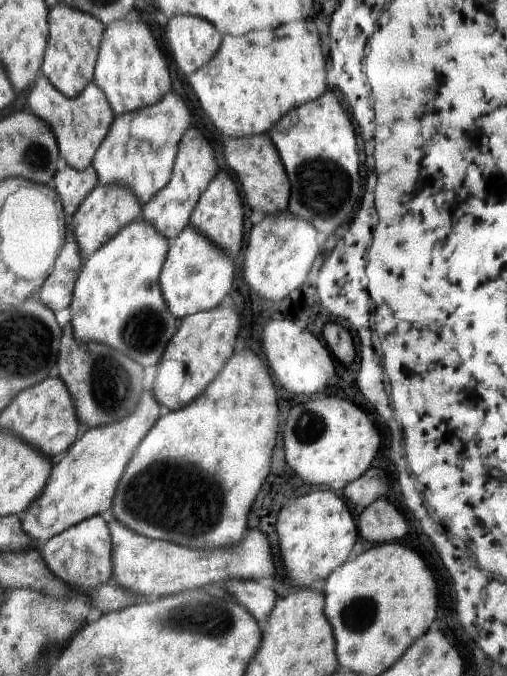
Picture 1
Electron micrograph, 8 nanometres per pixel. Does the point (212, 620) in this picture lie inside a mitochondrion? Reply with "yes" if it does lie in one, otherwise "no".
yes

